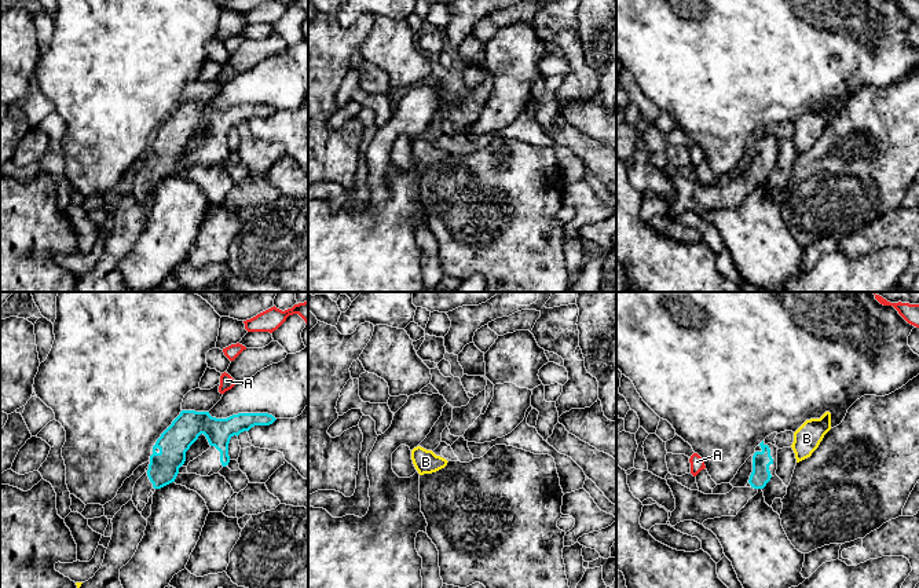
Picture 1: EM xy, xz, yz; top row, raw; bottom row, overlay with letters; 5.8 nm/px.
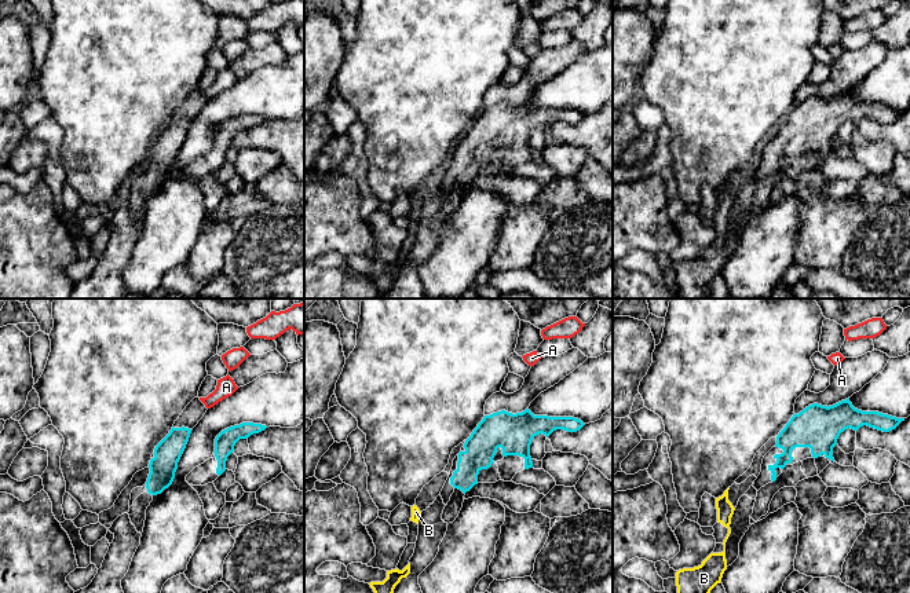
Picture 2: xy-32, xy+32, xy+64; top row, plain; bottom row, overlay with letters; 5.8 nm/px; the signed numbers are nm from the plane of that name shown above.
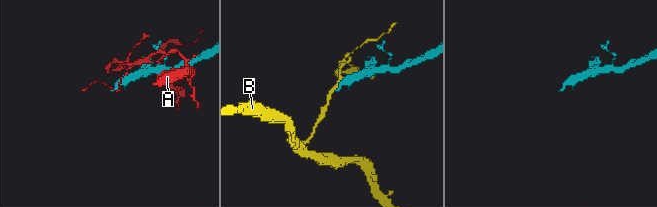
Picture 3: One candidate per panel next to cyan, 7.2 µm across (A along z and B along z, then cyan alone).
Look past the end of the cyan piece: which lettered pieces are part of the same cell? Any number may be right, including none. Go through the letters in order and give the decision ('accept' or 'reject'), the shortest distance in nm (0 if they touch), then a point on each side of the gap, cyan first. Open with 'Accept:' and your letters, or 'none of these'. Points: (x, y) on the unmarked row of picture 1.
Accept: none of these
A: reject; 130 nm apart; from cyan across xy (208, 103), (220, 84)
B: reject; 130 nm apart; from cyan across yz (769, 141), (791, 138)

